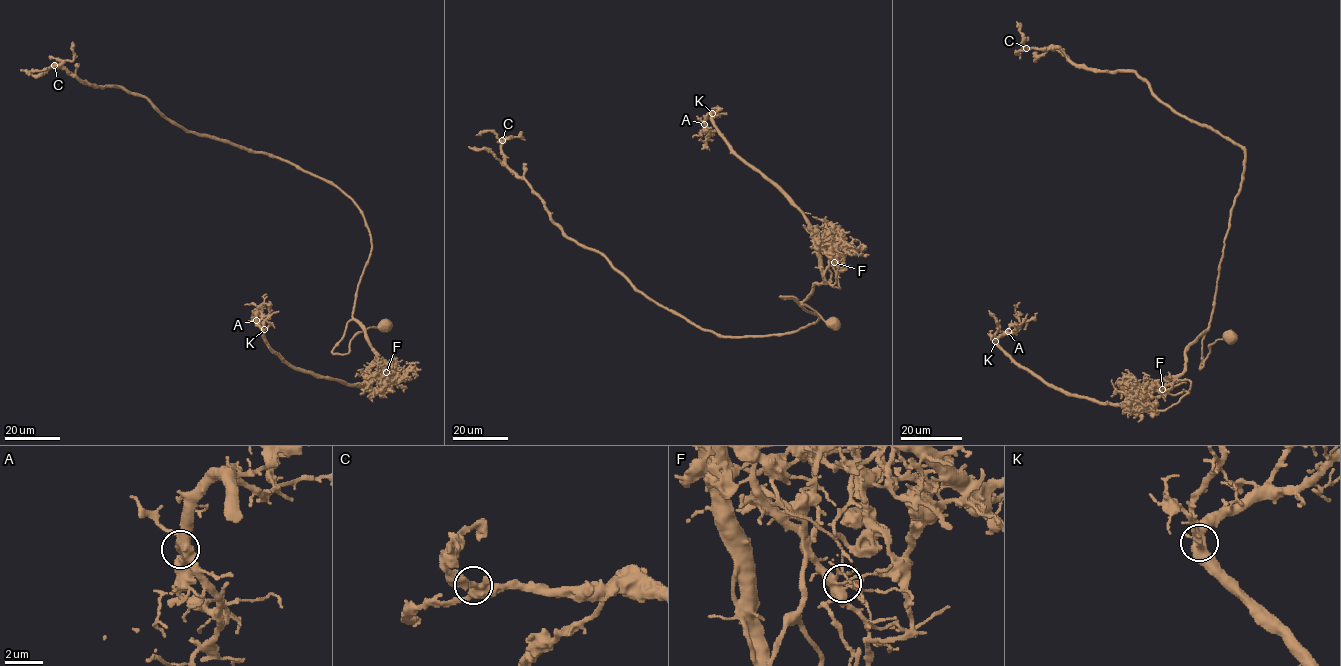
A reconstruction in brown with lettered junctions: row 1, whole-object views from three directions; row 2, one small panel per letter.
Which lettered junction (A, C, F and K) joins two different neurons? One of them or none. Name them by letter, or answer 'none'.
F

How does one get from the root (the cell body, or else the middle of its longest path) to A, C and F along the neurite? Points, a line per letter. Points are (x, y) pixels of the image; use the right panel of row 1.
A: (1230, 337), (1200, 369), (1206, 331), (1182, 373), (1098, 403), (1022, 368), (996, 343), (1008, 331)
C: (1230, 337), (1210, 346), (1200, 369), (1245, 151), (1174, 112), (1134, 72), (1092, 71), (1055, 49), (1026, 48)
F: (1230, 337), (1210, 346), (1200, 369), (1206, 331), (1188, 347), (1182, 373), (1142, 384), (1133, 395), (1162, 389)

